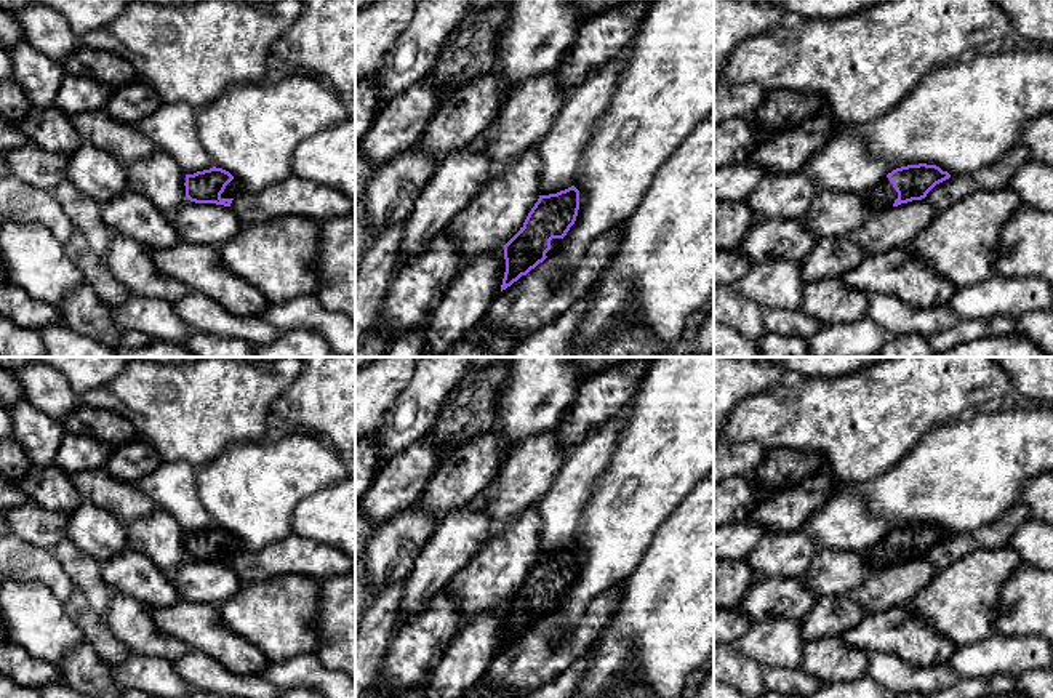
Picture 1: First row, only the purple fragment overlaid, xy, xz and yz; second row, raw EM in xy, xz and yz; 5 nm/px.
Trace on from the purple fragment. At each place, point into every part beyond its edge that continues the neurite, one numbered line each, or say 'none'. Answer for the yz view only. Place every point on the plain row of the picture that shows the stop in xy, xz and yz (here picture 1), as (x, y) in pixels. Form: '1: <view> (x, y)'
1: yz (882, 554)

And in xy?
1: xy (234, 546)

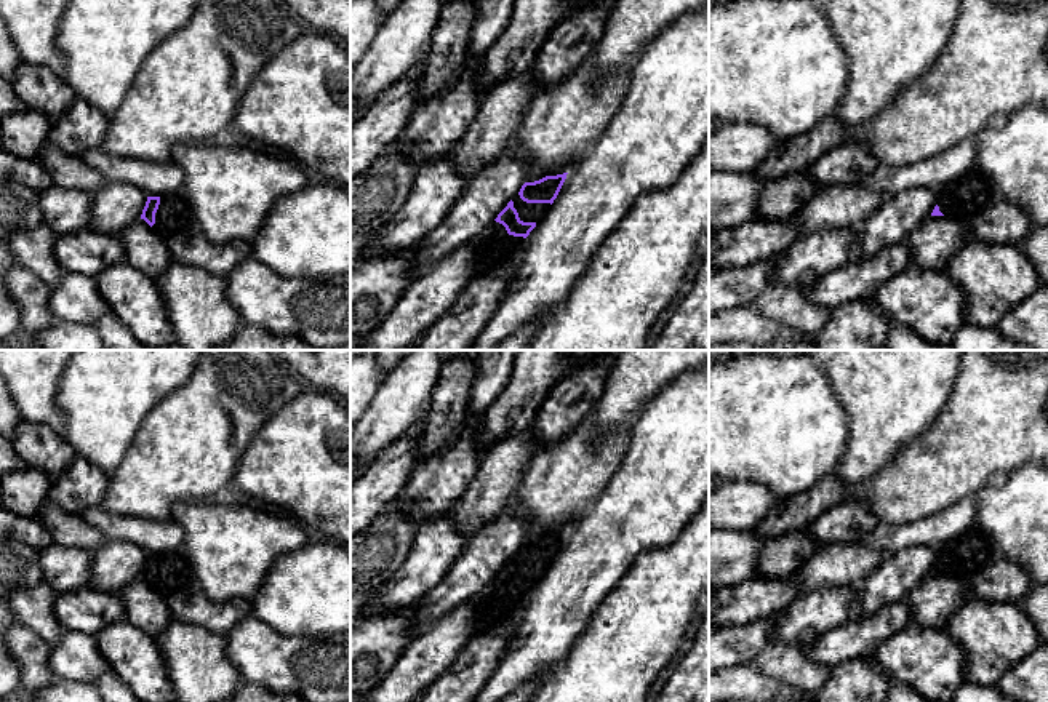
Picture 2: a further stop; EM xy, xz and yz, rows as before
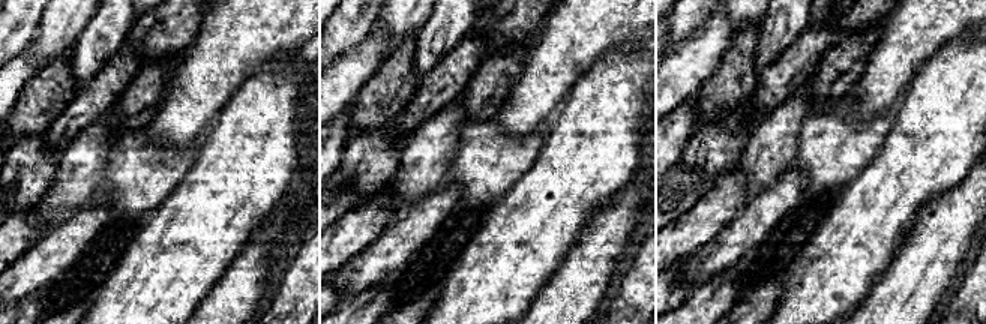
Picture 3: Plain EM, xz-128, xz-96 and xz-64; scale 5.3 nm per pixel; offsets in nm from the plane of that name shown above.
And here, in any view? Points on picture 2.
1: xz (527, 570)
2: xz (496, 602)

